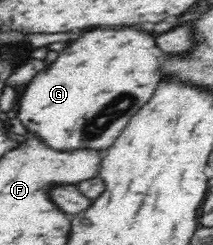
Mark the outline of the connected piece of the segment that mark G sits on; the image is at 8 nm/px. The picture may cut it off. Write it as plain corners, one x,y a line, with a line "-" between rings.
103,25
85,31
71,47
63,49
59,59
41,71
19,99
18,117
31,133
37,133
55,149
109,147
119,137
131,115
139,111
153,95
161,79
163,53
157,49
155,35
137,25

